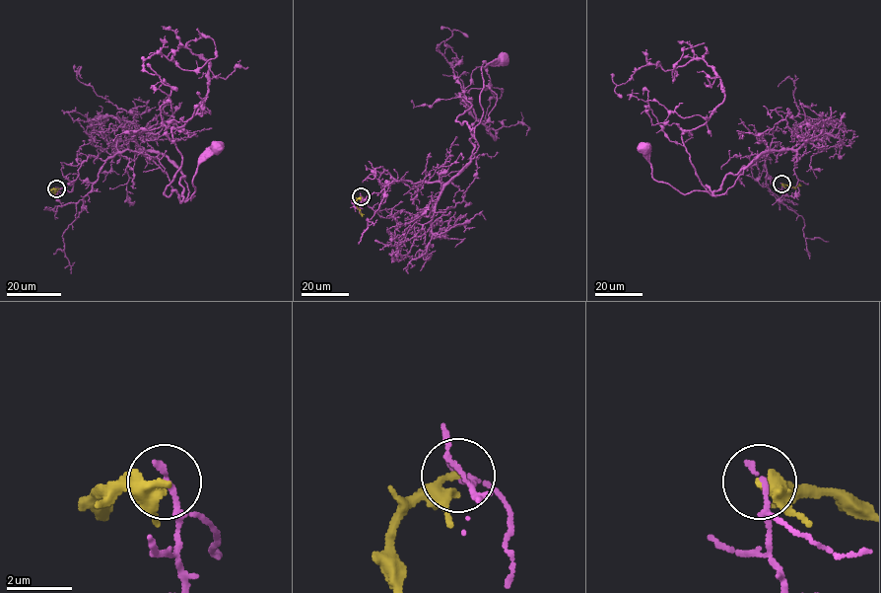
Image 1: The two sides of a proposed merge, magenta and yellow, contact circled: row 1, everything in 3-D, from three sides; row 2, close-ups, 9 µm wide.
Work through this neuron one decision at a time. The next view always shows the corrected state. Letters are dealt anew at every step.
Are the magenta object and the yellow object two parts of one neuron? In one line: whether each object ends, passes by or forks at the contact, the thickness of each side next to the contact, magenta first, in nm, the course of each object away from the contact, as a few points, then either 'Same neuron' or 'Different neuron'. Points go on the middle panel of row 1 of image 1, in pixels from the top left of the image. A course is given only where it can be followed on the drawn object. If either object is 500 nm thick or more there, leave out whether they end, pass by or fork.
At the ring magenta ends. At the ring yellow ends. Thickness 200 nm (magenta) against 240 nm. Course of magenta: (361, 197), (379, 192), (392, 181), (450, 181), (478, 146), (474, 135), (483, 112), (481, 67), (502, 60). Course of yellow: (361, 197), (356, 205), (362, 216). Different neuron

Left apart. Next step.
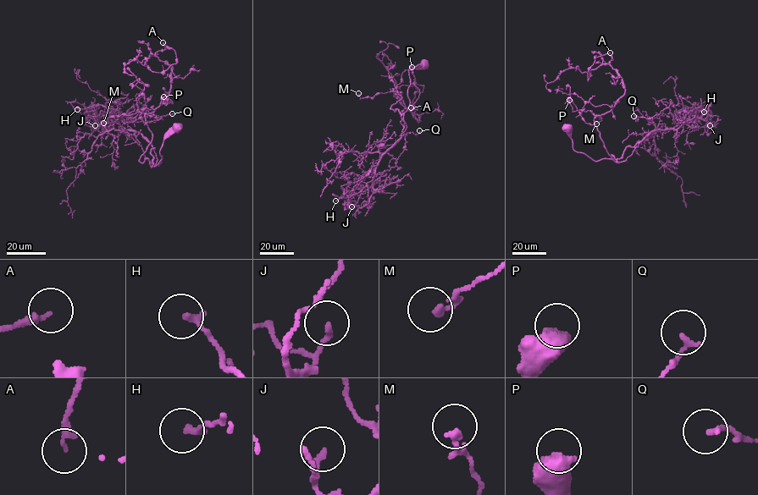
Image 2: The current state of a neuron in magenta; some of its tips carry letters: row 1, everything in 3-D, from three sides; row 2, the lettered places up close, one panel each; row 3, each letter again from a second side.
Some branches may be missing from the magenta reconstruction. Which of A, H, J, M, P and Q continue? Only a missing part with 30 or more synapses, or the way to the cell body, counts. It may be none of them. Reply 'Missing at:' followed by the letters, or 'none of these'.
Missing at: none of these

